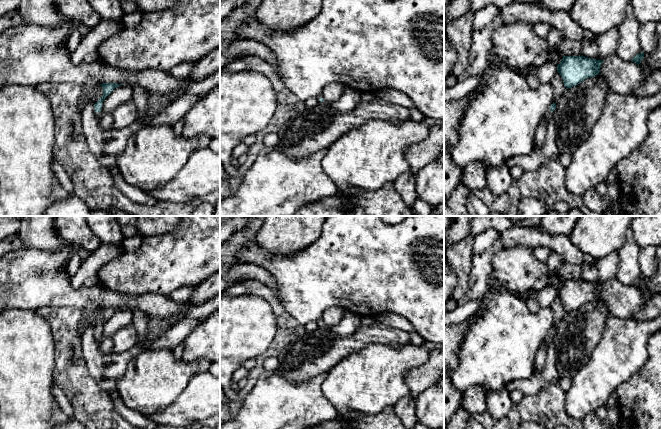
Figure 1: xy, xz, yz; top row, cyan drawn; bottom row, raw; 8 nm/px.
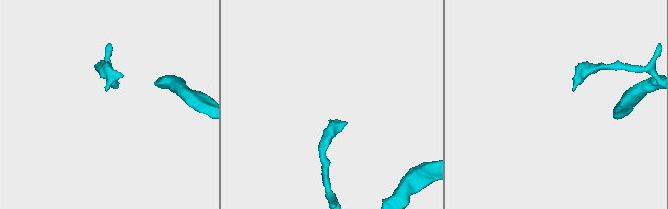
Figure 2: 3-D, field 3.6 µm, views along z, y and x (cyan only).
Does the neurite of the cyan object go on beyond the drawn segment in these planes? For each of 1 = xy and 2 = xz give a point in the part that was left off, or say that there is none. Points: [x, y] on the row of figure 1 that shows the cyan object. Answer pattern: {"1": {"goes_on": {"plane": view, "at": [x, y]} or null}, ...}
{"1": {"goes_on": null}, "2": {"goes_on": null}}

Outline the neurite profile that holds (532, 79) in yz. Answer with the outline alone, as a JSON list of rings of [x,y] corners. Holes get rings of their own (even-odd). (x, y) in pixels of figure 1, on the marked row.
[[[535,72],[527,74],[526,78],[527,78],[527,83],[531,89],[536,89],[540,85],[539,79]]]

